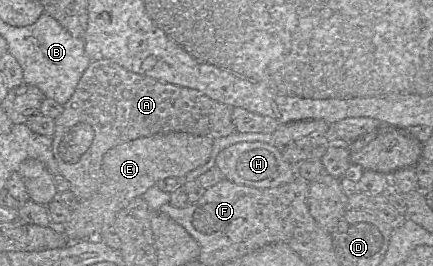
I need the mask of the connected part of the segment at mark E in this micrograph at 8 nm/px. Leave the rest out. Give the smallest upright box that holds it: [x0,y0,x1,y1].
[59,132,213,241]

